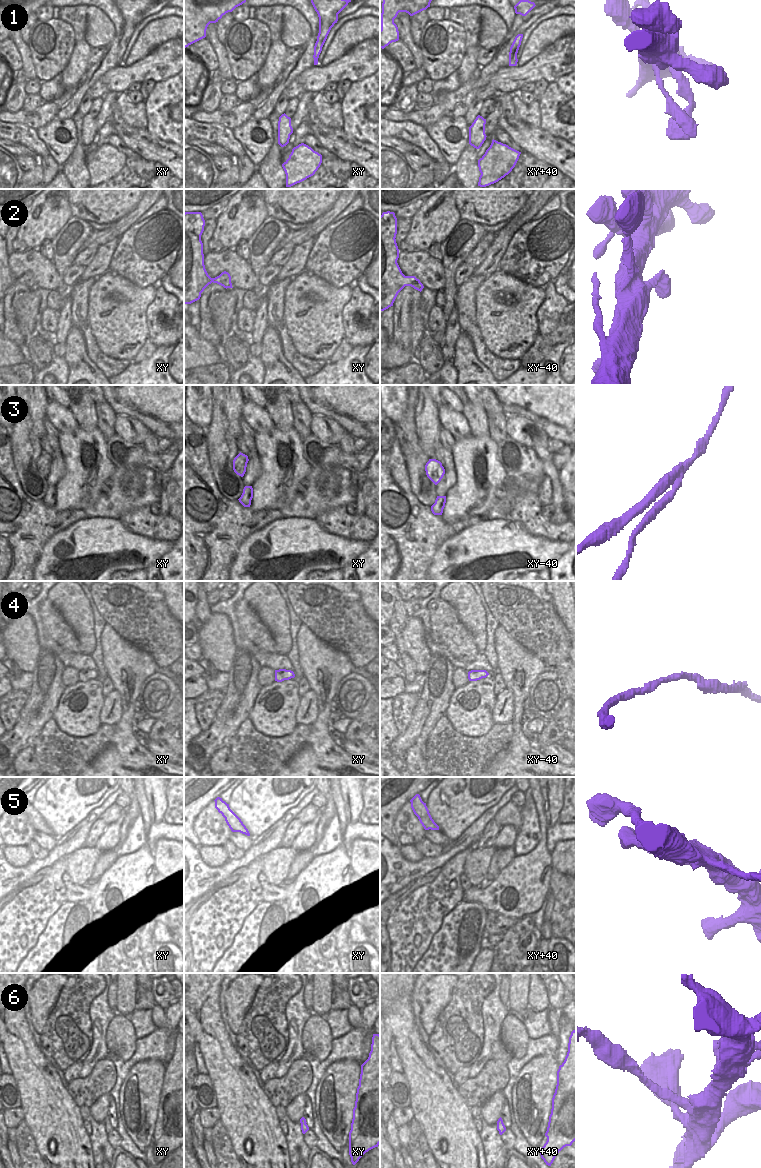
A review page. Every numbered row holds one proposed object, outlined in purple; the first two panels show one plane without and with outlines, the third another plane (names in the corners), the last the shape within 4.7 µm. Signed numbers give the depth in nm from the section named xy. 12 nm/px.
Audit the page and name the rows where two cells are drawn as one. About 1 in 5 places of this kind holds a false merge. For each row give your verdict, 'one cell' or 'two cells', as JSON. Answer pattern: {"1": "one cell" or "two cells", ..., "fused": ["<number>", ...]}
{"1": "one cell", "2": "one cell", "3": "two cells", "4": "one cell", "5": "one cell", "6": "two cells", "fused": ["3", "6"]}

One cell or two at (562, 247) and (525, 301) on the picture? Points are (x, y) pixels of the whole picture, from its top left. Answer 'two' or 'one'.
two

